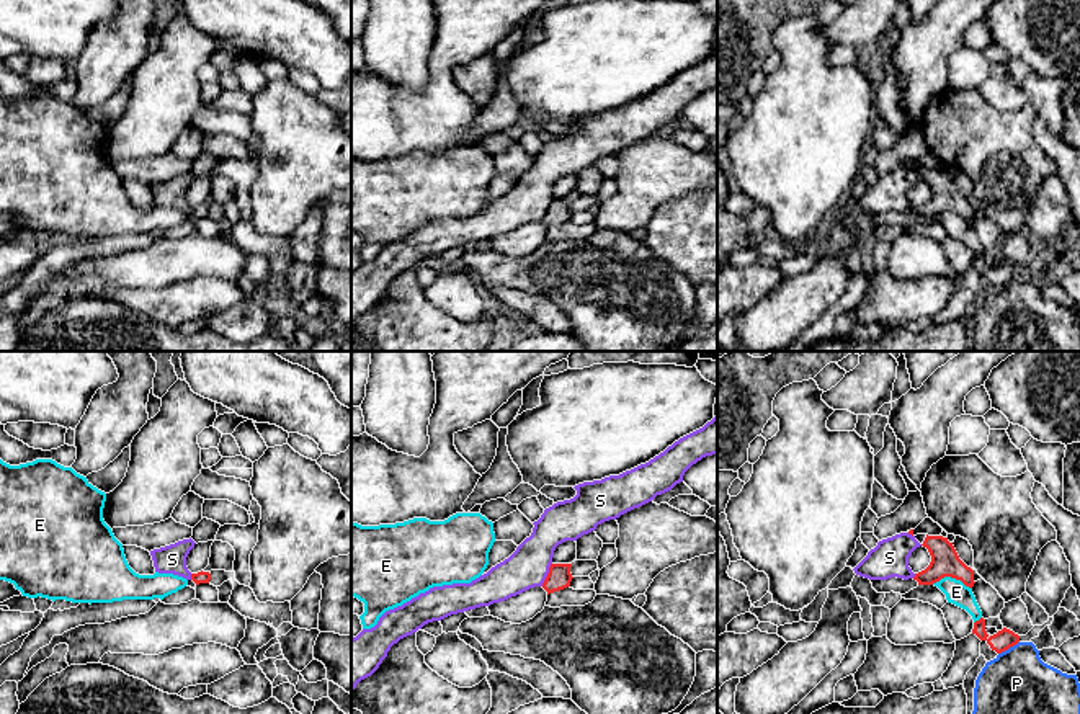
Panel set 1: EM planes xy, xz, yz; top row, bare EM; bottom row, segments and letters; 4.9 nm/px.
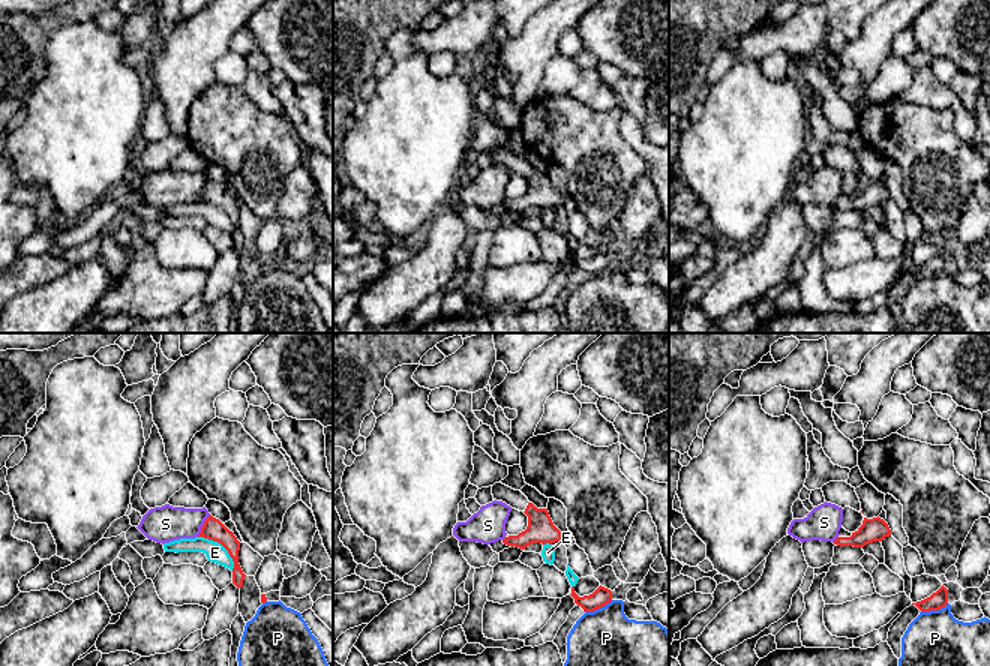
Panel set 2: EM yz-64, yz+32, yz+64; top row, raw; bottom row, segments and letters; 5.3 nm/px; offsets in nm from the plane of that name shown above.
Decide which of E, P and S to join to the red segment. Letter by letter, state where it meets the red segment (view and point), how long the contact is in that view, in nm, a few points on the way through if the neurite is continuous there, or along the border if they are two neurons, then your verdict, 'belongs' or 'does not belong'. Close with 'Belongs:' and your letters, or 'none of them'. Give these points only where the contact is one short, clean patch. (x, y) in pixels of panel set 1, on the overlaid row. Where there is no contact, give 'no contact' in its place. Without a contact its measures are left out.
E: yz (951, 577) | 200 nm | along yz (932, 584), (945, 577), (955, 577), (971, 589) | does not belong
P: yz (1008, 647) | 120 nm | along yz (1018, 641), (999, 654) | does not belong
S: xz (548, 574) | 130 nm | does not belong
Belongs: none of them

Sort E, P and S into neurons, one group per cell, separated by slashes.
E / P / S

